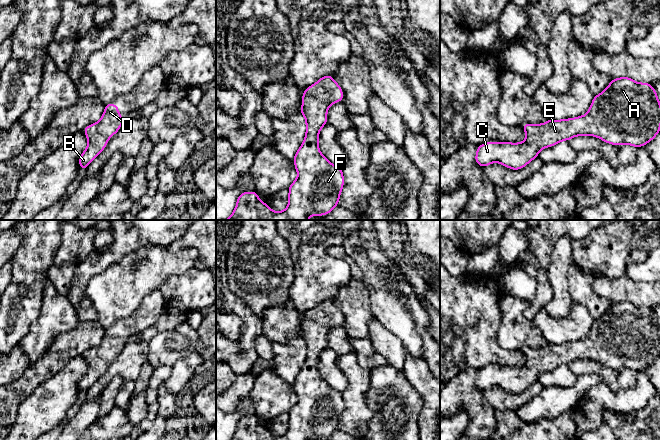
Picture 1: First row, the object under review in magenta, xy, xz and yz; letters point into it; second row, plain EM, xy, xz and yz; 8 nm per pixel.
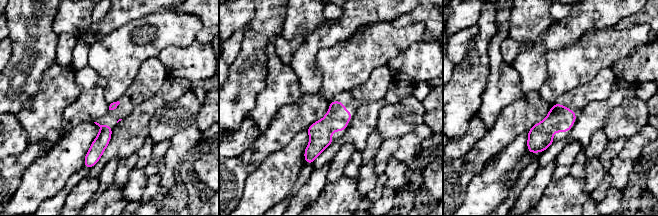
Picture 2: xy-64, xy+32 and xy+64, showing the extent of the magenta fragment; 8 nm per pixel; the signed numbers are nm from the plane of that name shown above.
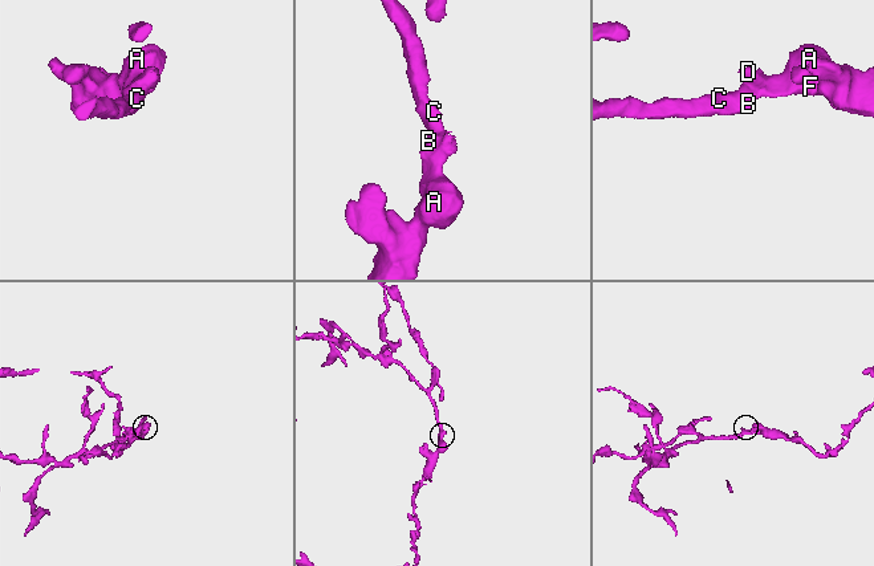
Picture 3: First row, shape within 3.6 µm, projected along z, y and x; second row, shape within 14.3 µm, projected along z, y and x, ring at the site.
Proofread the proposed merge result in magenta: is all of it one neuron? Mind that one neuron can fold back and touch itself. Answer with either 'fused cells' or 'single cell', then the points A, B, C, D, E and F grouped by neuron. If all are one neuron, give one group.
single cell; A B C D E F

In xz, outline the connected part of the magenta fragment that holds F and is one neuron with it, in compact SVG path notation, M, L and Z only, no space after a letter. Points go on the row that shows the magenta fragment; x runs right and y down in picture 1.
M325 75L304 90L300 114L306 119L306 136L293 158L298 177L288 188L289 204L287 208L282 212L275 212L266 203L259 200L255 191L243 192L237 198L237 205L232 215L225 220L308 220L311 215L326 215L338 206L340 193L344 186L342 168L333 165L321 154L318 138L319 131L327 124L329 106L342 100L344 100L342 89L332 75Z

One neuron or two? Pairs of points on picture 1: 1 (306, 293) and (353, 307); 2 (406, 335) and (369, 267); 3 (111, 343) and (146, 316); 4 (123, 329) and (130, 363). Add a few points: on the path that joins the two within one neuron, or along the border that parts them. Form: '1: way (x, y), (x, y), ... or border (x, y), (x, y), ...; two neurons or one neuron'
1: border (348, 281), (331, 298); two neurons
2: way (396, 318), (384, 299), (379, 284); one neuron
3: way (120, 334), (137, 321); one neuron
4: border (146, 328), (132, 334), (125, 343); two neurons

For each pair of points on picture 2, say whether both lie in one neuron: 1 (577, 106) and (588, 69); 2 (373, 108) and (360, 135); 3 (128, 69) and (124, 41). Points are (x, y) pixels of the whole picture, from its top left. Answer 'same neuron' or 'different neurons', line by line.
1: different neurons
2: same neuron
3: same neuron

